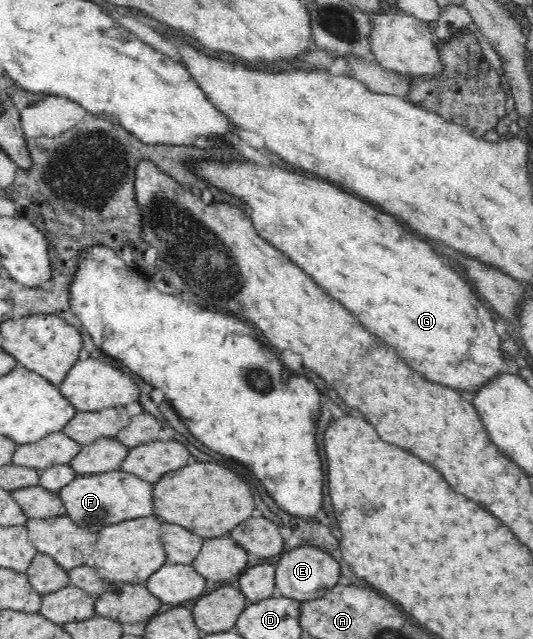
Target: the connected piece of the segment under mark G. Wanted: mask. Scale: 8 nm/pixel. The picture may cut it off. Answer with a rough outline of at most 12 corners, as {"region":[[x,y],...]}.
{"region":[[243,160],[193,171],[247,204],[415,372],[500,376],[489,310],[347,191]]}

